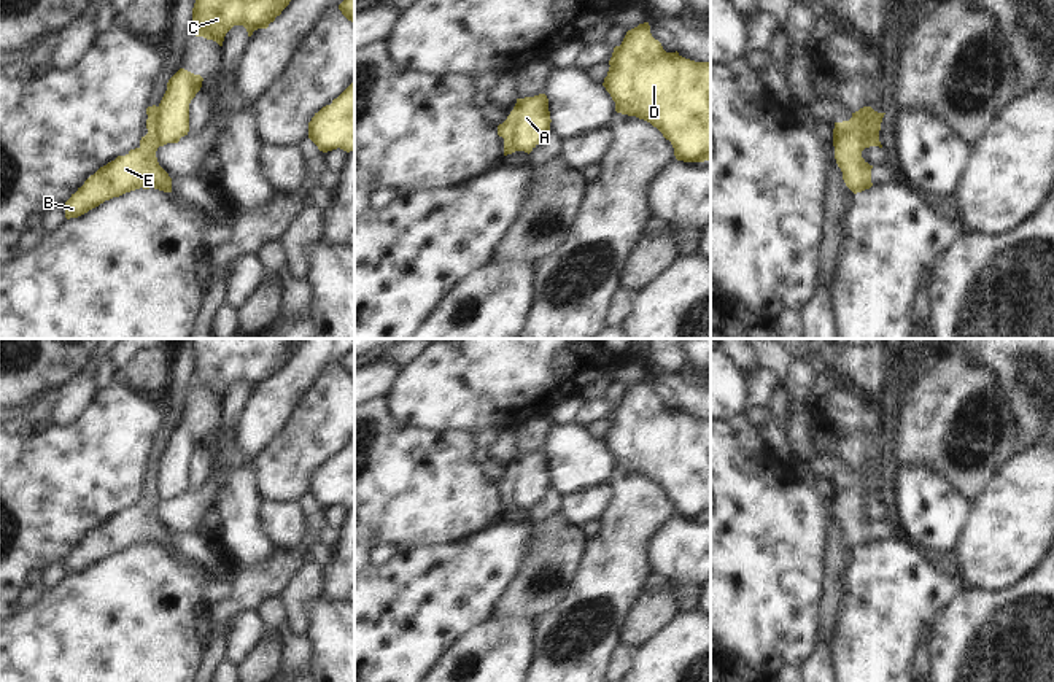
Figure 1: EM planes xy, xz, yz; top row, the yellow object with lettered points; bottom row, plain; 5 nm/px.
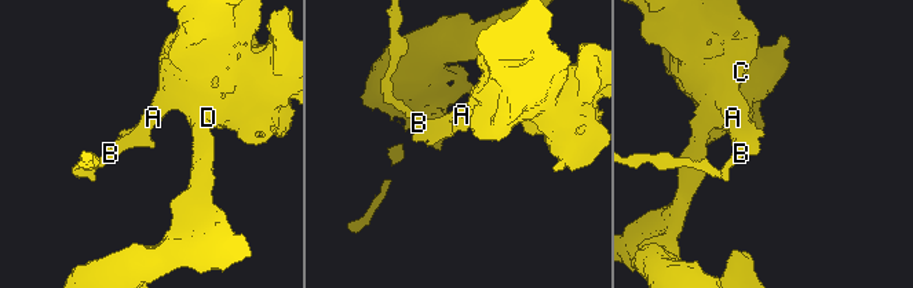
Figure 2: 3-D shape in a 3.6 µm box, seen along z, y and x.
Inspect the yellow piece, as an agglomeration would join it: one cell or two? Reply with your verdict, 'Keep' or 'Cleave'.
Cleave.

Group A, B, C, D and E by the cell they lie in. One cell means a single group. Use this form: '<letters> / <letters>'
A C D / B E

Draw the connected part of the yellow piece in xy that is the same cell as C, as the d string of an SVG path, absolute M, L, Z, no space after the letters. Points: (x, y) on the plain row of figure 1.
M189 339L196 355L189 380L196 393L216 397L223 402L226 389L234 382L243 382L248 393L270 378L289 361L302 339Z

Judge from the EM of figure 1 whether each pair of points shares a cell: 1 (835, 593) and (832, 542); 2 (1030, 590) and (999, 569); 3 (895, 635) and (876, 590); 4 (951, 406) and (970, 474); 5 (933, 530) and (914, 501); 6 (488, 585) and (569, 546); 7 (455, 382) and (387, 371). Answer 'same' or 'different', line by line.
1: same
2: different
3: same
4: same
5: same
6: different
7: different

